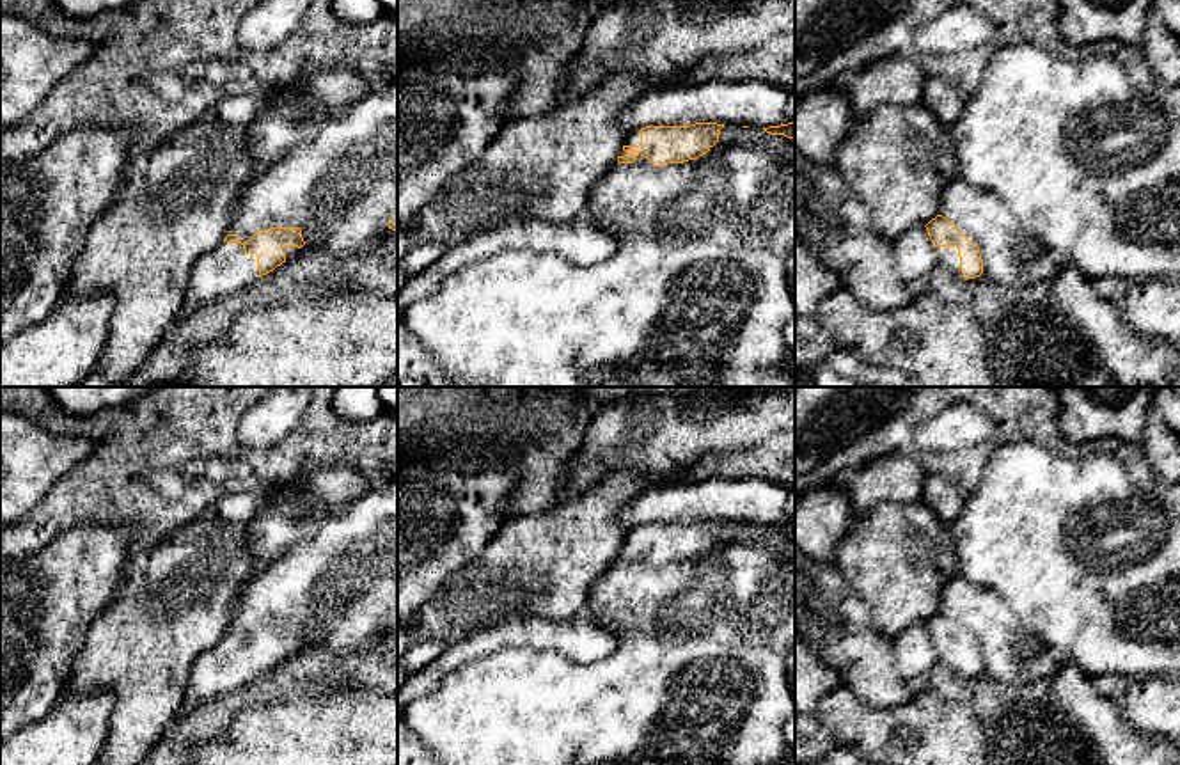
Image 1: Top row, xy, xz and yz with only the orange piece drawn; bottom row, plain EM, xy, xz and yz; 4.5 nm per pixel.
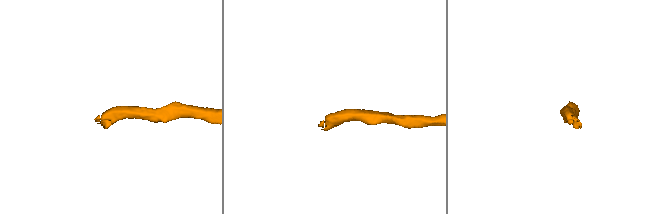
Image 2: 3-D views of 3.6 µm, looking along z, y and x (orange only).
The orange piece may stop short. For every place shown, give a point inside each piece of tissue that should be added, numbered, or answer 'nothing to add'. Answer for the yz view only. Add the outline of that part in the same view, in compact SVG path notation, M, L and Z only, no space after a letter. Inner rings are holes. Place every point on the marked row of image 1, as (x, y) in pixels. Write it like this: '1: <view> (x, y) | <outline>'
1: yz (948, 256) | M935 247L935 252L940 266L944 266L951 275L964 279L956 247Z

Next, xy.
1: xy (228, 268) | M222 241L215 250L204 254L190 272L190 282L185 293L185 302L195 307L211 304L222 296L229 296L247 284L259 279L257 256L247 254L241 243Z

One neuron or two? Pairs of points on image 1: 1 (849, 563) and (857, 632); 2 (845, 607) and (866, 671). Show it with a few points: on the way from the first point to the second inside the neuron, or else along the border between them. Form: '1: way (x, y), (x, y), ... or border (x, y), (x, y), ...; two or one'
1: border (833, 563), (868, 606), (875, 623); two
2: way (849, 623), (849, 643), (861, 655); one

